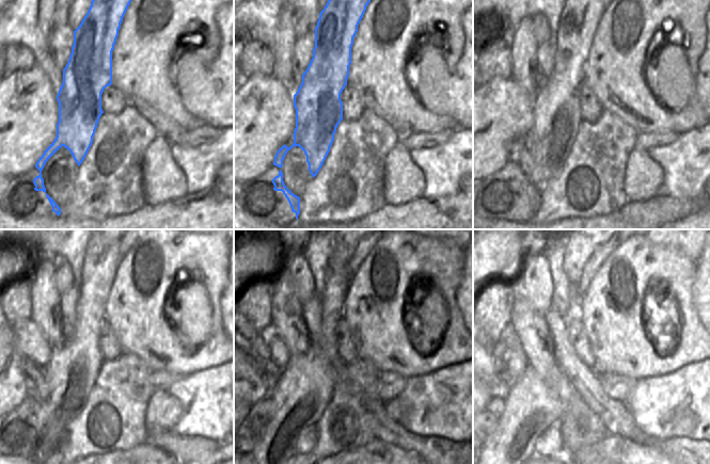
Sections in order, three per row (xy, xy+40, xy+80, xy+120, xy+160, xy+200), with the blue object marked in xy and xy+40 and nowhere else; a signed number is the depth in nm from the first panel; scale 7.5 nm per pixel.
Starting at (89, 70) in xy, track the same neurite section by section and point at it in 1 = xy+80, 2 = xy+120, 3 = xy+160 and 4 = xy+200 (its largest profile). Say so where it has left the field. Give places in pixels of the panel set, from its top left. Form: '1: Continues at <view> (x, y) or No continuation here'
1: Continues at xy+80 (556, 114)
2: Continues at xy+120 (62, 388)
3: Continues at xy+160 (301, 392)
4: Continues at xy+200 (534, 405).

